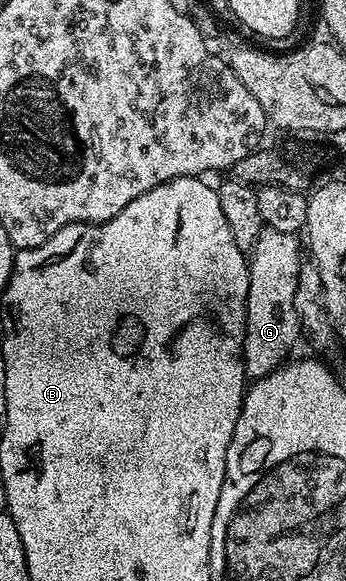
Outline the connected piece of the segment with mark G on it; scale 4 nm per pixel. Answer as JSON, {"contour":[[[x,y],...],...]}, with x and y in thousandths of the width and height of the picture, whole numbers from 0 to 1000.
{"contour":[[[763,396],[751,408],[743,410],[743,417],[734,427],[723,434],[723,446],[717,449],[717,477],[723,478],[723,492],[717,494],[717,546],[711,547],[711,568],[705,570],[705,639],[731,656],[757,652],[769,644],[795,640],[812,627],[824,625],[835,618],[844,597],[855,592],[855,583],[873,577],[873,563],[867,554],[867,542],[855,530],[855,506],[861,501],[861,491],[855,491],[855,473],[867,468],[867,427],[873,434],[873,420],[855,406],[838,403],[815,403],[812,399],[789,399],[783,396]]]}

